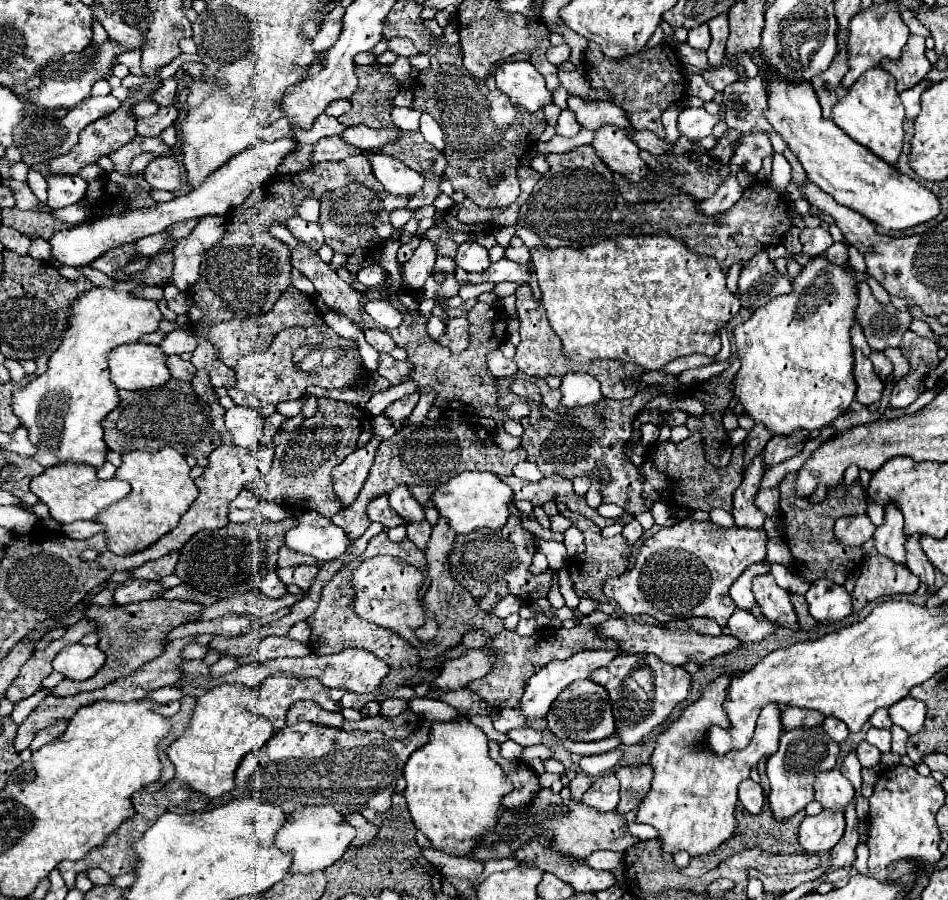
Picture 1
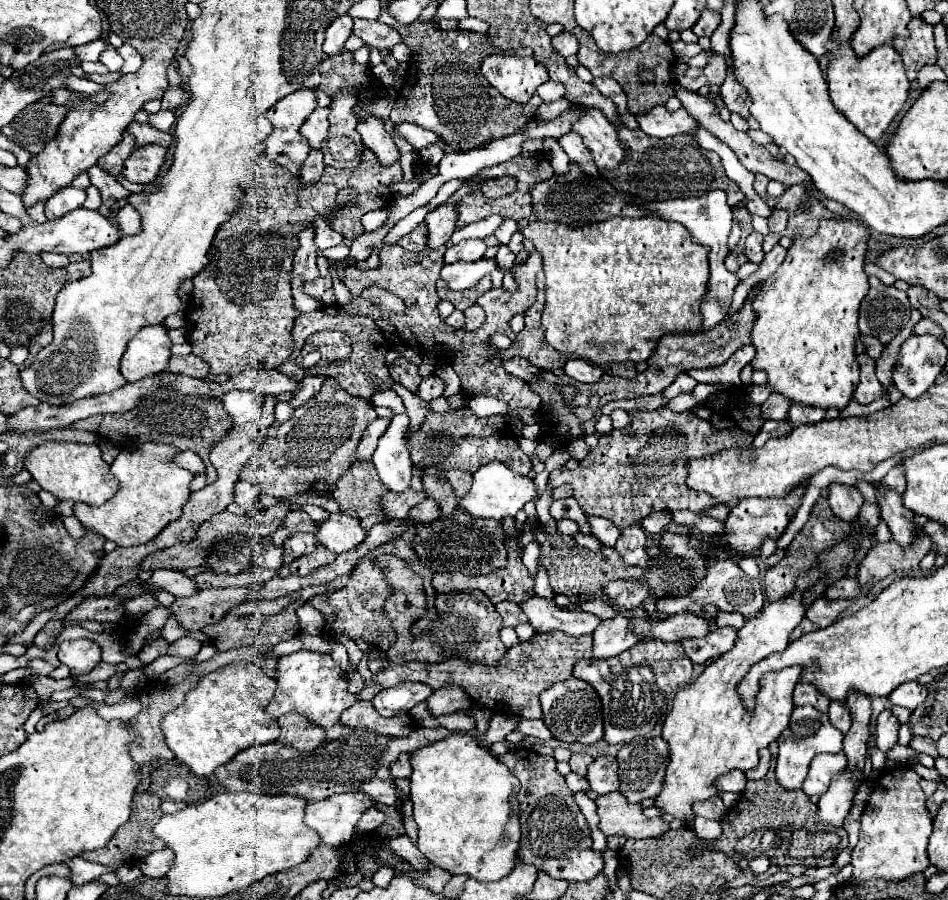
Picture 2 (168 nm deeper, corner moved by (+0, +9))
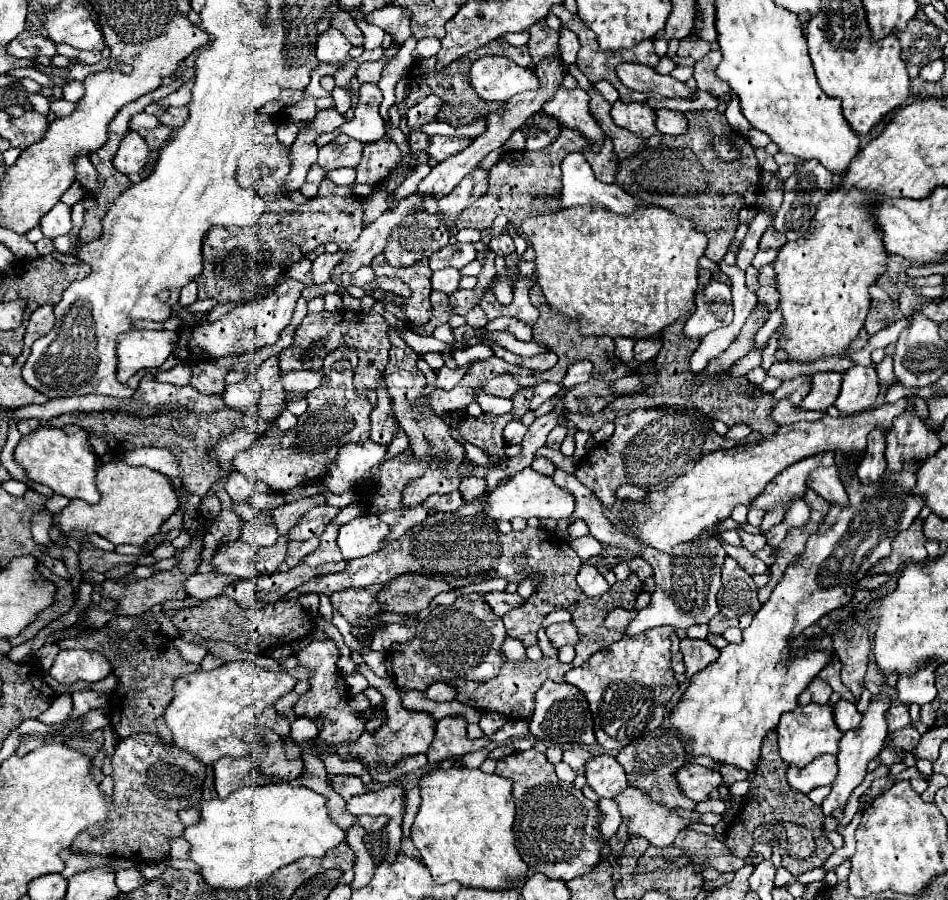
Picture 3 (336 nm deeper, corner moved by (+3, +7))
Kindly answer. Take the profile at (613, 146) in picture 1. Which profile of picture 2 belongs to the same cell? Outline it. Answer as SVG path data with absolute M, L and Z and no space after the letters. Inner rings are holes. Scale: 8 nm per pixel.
M589 107L579 123L573 123L571 129L581 135L599 169L615 169L623 161L625 147L617 139L617 129L599 109Z

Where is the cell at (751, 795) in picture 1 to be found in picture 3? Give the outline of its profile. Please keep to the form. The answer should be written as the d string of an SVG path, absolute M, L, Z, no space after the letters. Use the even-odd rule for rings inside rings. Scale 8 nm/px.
M688 765L688 767L678 769L676 781L680 789L684 789L686 797L694 801L706 801L710 793L724 783L718 767L708 769L702 765Z

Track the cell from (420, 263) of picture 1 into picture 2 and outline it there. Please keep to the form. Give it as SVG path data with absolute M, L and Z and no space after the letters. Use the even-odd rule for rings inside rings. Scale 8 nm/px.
M449 199L441 207L433 209L425 217L425 223L429 227L427 249L437 249L437 247L445 245L451 239L453 231L455 231L455 223L457 223L457 201Z

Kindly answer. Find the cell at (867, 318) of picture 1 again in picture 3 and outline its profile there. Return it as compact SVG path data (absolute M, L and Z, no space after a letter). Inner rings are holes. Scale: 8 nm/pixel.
M878 285L870 287L870 295L872 295L872 303L864 321L864 329L868 331L868 335L874 335L880 329L892 325L896 313L894 313L894 299L888 297L886 291L882 291Z

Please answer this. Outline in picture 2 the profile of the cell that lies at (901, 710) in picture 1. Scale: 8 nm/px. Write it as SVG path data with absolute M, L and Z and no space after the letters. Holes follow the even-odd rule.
M917 681L913 683L903 683L901 687L897 687L889 699L893 705L901 705L907 709L915 709L919 703L923 703L927 697L927 689L923 685L919 685Z

